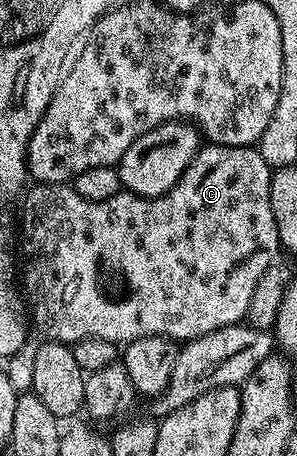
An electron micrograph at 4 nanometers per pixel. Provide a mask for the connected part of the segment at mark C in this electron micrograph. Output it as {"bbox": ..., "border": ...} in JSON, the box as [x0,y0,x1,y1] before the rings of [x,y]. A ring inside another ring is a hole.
{"bbox":[20,143,280,346],"border":[[[207,143],[199,147],[188,170],[184,170],[176,186],[172,186],[172,190],[168,190],[163,196],[147,198],[123,190],[108,198],[108,202],[88,202],[80,198],[80,194],[76,194],[73,186],[35,183],[34,189],[25,193],[26,201],[22,204],[22,256],[20,252],[20,280],[32,313],[33,327],[35,324],[36,327],[43,328],[50,335],[47,337],[59,344],[73,346],[77,340],[84,338],[108,338],[108,342],[122,346],[141,336],[169,336],[175,342],[195,340],[212,330],[245,321],[252,294],[256,290],[256,282],[260,282],[260,274],[264,274],[264,270],[275,263],[277,256],[274,255],[279,255],[280,252],[276,218],[272,218],[270,201],[271,171],[268,162],[264,162],[264,158],[258,153],[257,147],[230,148],[227,144]]]}

